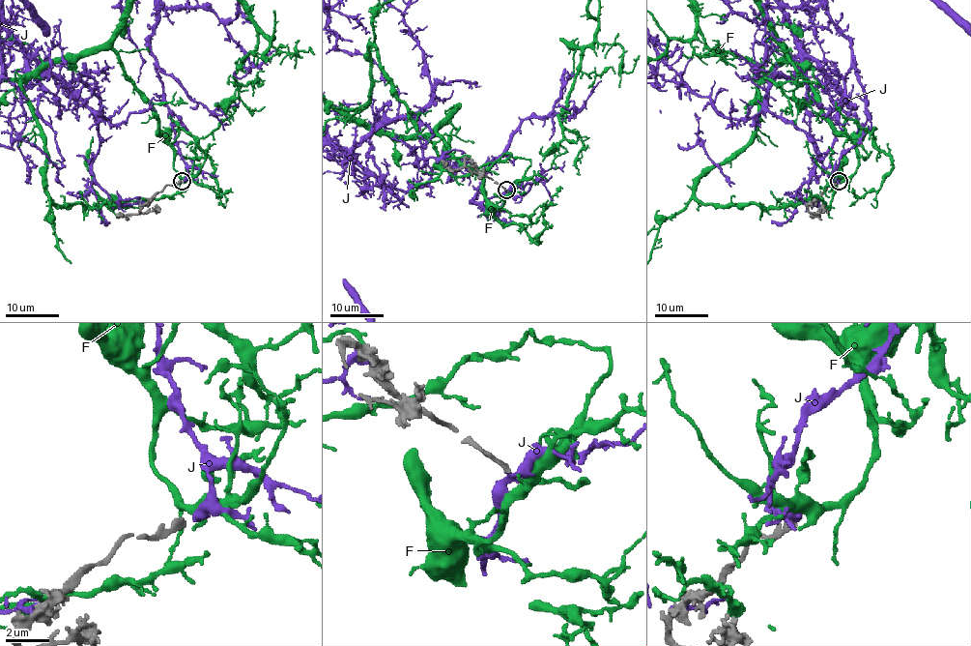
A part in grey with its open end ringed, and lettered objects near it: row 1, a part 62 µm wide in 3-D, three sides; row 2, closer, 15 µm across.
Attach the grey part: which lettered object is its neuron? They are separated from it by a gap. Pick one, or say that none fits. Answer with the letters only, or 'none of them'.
none of them

